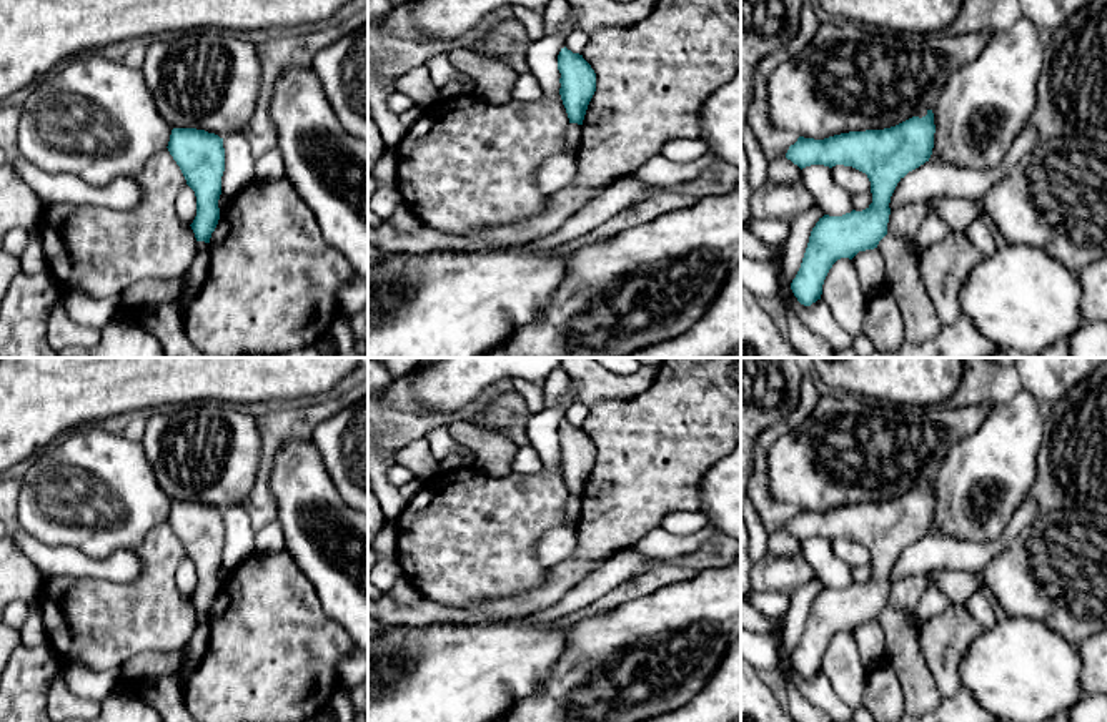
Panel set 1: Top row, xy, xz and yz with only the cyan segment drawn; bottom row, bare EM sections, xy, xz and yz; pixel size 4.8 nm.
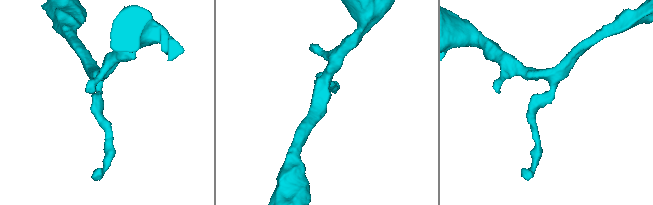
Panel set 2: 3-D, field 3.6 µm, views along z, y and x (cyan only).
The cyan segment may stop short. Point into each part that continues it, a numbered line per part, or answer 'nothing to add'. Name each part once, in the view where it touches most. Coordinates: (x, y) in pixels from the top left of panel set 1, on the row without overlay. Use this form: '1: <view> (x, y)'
nothing to add

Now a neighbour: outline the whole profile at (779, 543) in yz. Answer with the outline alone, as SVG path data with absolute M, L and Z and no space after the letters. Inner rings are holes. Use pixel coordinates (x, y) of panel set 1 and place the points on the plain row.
M774 531L767 534L767 552L779 557L801 554L801 541L787 531Z

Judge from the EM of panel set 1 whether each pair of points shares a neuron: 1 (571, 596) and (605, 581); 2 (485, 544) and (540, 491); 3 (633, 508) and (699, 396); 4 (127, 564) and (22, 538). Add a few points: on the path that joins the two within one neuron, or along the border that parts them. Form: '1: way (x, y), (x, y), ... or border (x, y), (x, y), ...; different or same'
1: way (580, 596), (596, 584); same
2: way (498, 531), (526, 504); same
3: way (638, 479), (650, 463), (651, 453), (680, 425); same
4: way (100, 566), (80, 566), (49, 559); same

